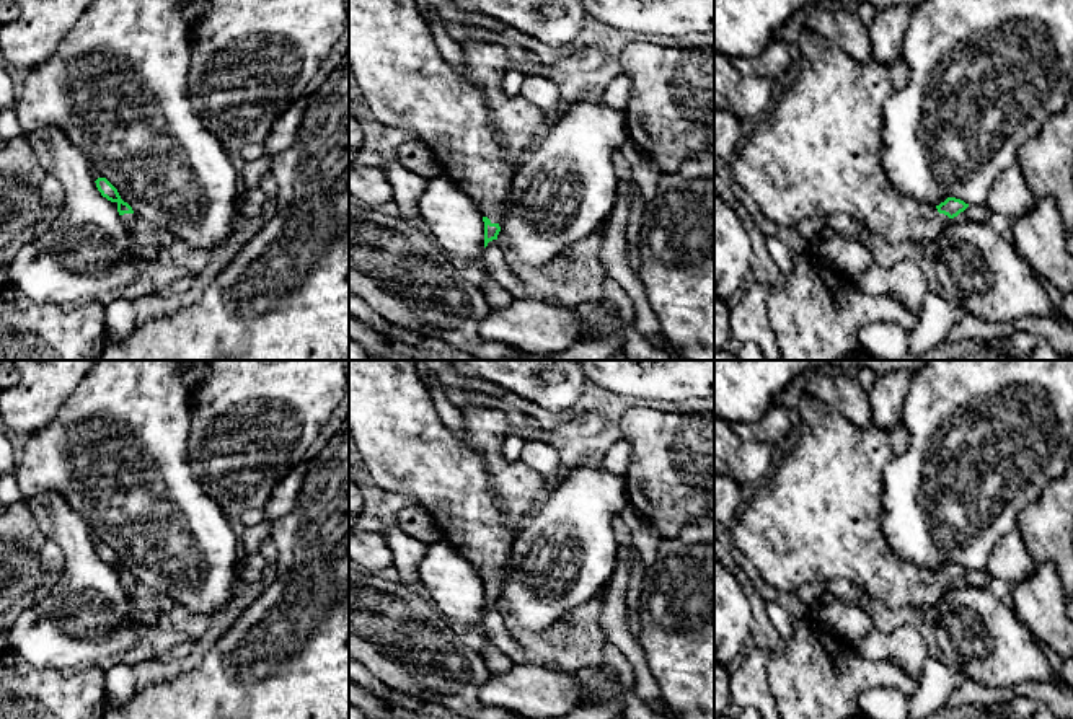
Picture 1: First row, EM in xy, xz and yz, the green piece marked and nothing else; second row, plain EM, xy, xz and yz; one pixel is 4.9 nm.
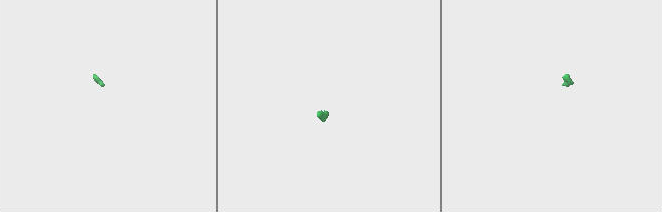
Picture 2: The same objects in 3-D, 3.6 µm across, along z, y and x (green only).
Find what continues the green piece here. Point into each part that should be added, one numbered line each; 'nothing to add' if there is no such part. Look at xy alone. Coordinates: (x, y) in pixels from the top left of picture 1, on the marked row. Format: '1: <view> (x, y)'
1: xy (129, 220)

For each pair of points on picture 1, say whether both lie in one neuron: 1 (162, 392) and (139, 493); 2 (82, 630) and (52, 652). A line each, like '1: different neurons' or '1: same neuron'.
1: same neuron
2: same neuron

